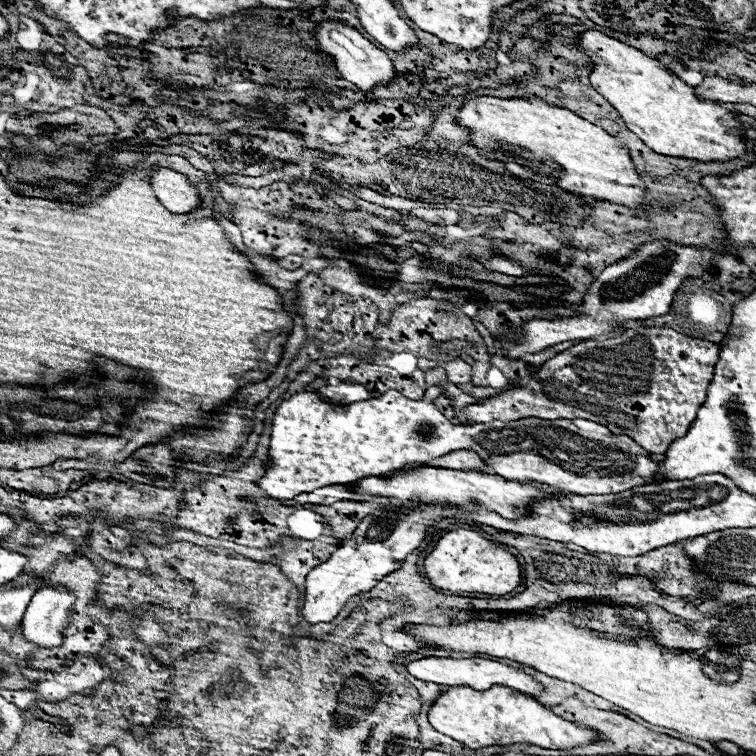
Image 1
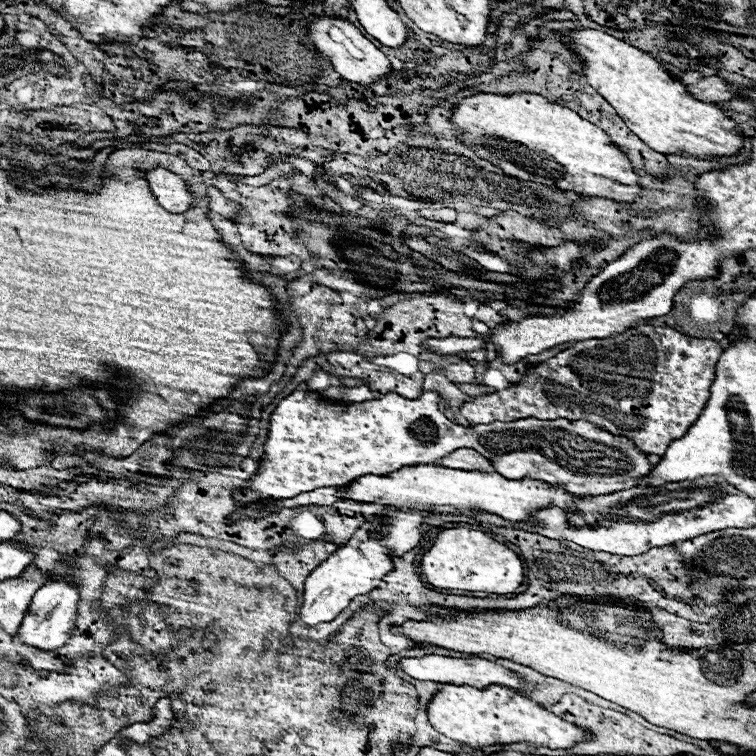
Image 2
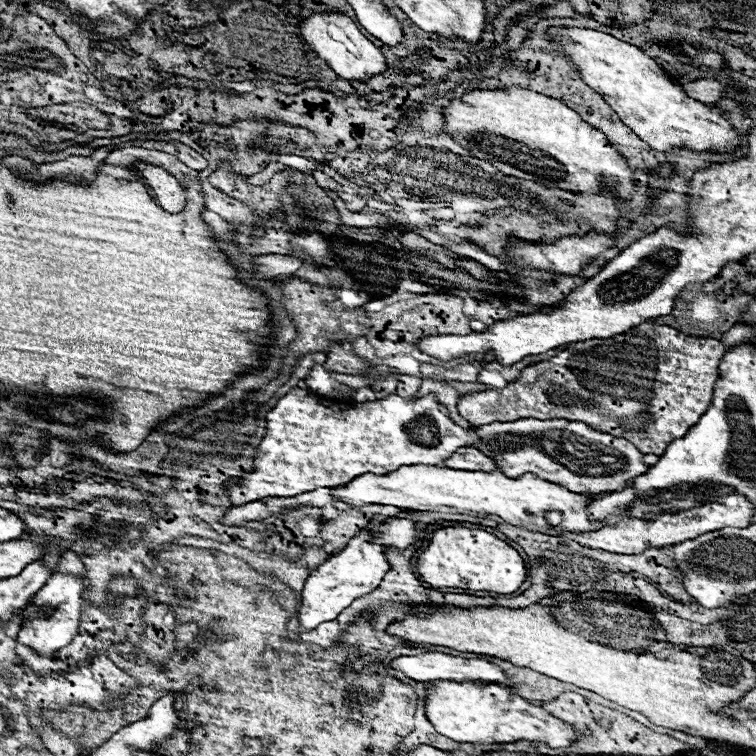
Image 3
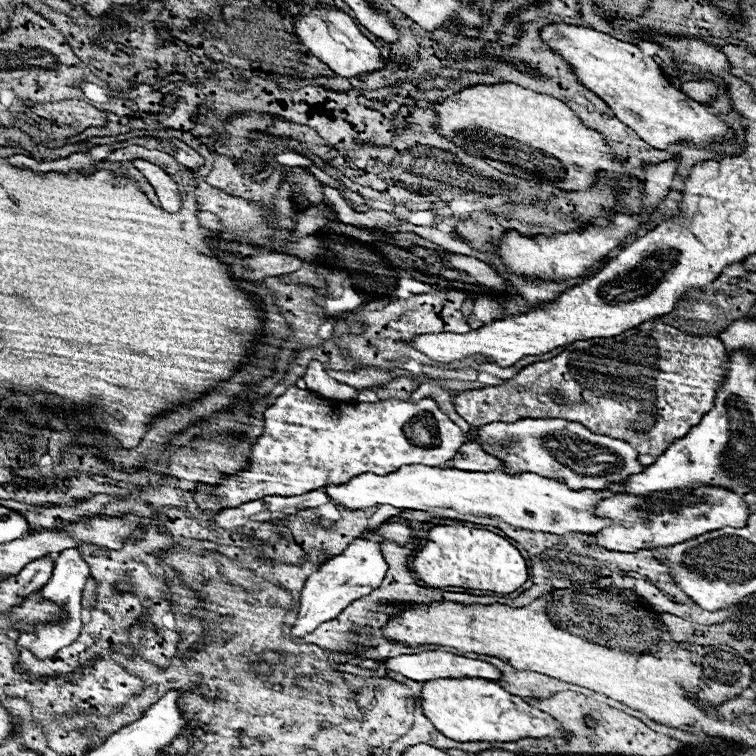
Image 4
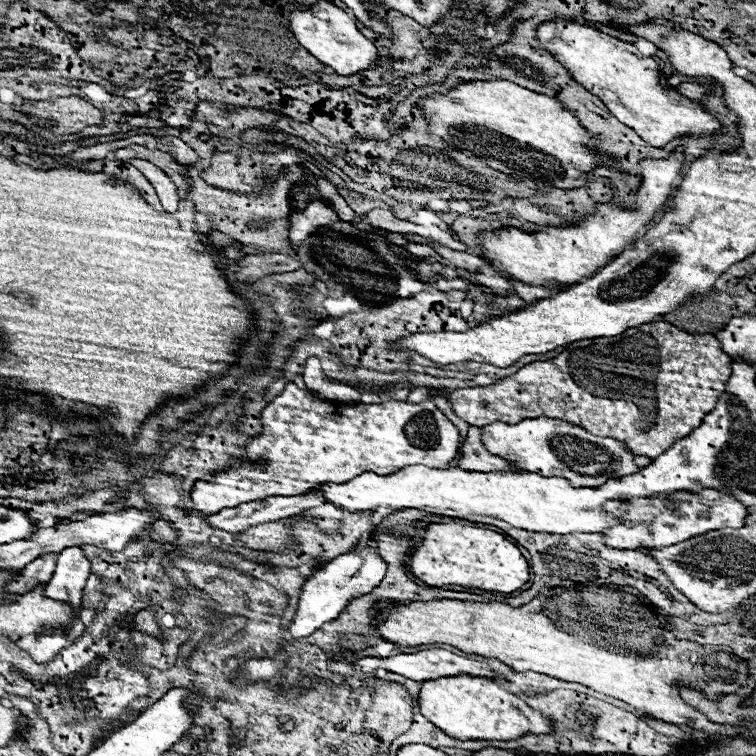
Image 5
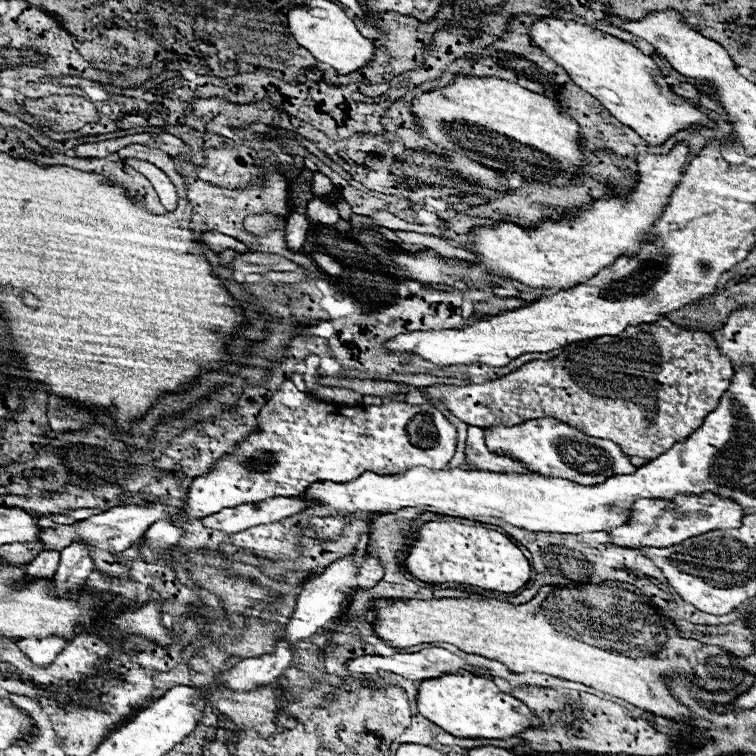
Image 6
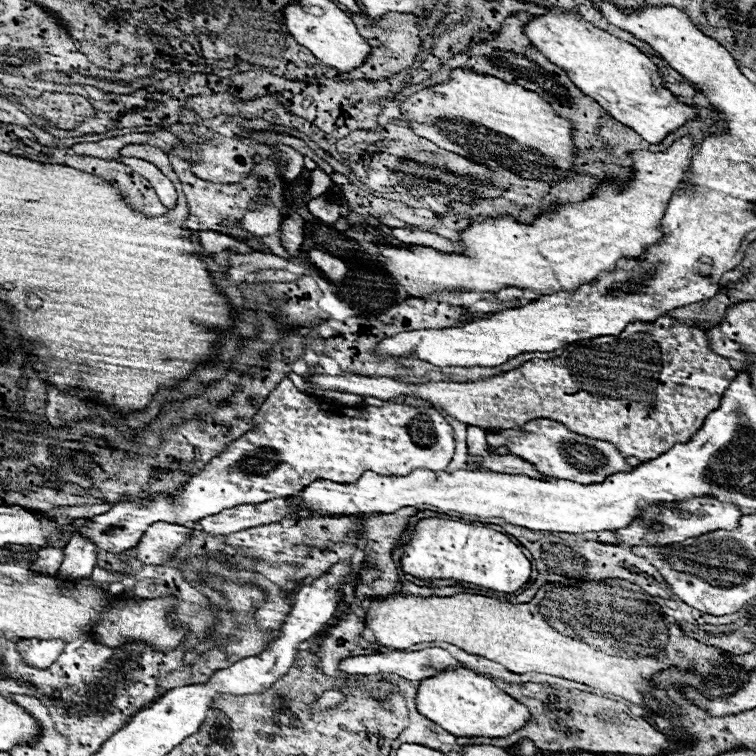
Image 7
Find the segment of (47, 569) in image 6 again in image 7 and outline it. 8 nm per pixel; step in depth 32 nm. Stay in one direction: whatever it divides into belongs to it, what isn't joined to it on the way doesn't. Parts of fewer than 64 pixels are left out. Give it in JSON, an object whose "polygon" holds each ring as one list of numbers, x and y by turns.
{"polygon":[[42,548,38,552,36,562,32,562,32,572,34,574,56,574,58,566,62,562,62,550,56,548]]}

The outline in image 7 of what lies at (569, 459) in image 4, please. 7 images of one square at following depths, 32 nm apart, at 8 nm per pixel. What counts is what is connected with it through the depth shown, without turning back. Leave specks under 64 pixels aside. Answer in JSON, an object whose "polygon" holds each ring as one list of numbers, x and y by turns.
{"polygon":[[538,418,534,422,526,422,520,428,488,430,486,442,494,450,498,450,500,446,506,446,508,454,520,456,522,460,530,462,544,476,564,478,564,480,582,482,582,484,604,482,604,478,612,476,612,474,632,470,632,466,626,462,626,458,610,442,594,440,594,438,586,438,582,434,576,434,576,432,568,430,564,424,550,420,550,418]]}

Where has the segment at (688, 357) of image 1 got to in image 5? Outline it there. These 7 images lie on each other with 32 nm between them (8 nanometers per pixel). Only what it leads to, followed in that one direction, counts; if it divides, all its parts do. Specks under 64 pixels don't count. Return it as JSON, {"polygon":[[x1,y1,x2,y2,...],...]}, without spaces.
{"polygon":[[646,322,622,336,592,338,572,342,562,354,546,362,532,362,514,376,498,380,490,386,446,390,454,412,470,426,486,426,492,422,516,424,526,418,560,418,584,426,590,434,608,436,624,442,634,454,656,458,674,440,688,436,700,420,716,406,716,398,730,378,730,356,712,334,688,334,668,322]]}

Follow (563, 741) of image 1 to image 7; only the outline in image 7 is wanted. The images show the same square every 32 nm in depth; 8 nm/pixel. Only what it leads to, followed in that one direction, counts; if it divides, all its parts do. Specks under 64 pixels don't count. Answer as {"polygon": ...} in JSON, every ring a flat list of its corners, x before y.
{"polygon":[[468,668,446,670,422,680,418,686,416,706,422,716,436,722,446,732,468,738,506,738,530,722,530,712,524,704,502,692,490,678]]}

